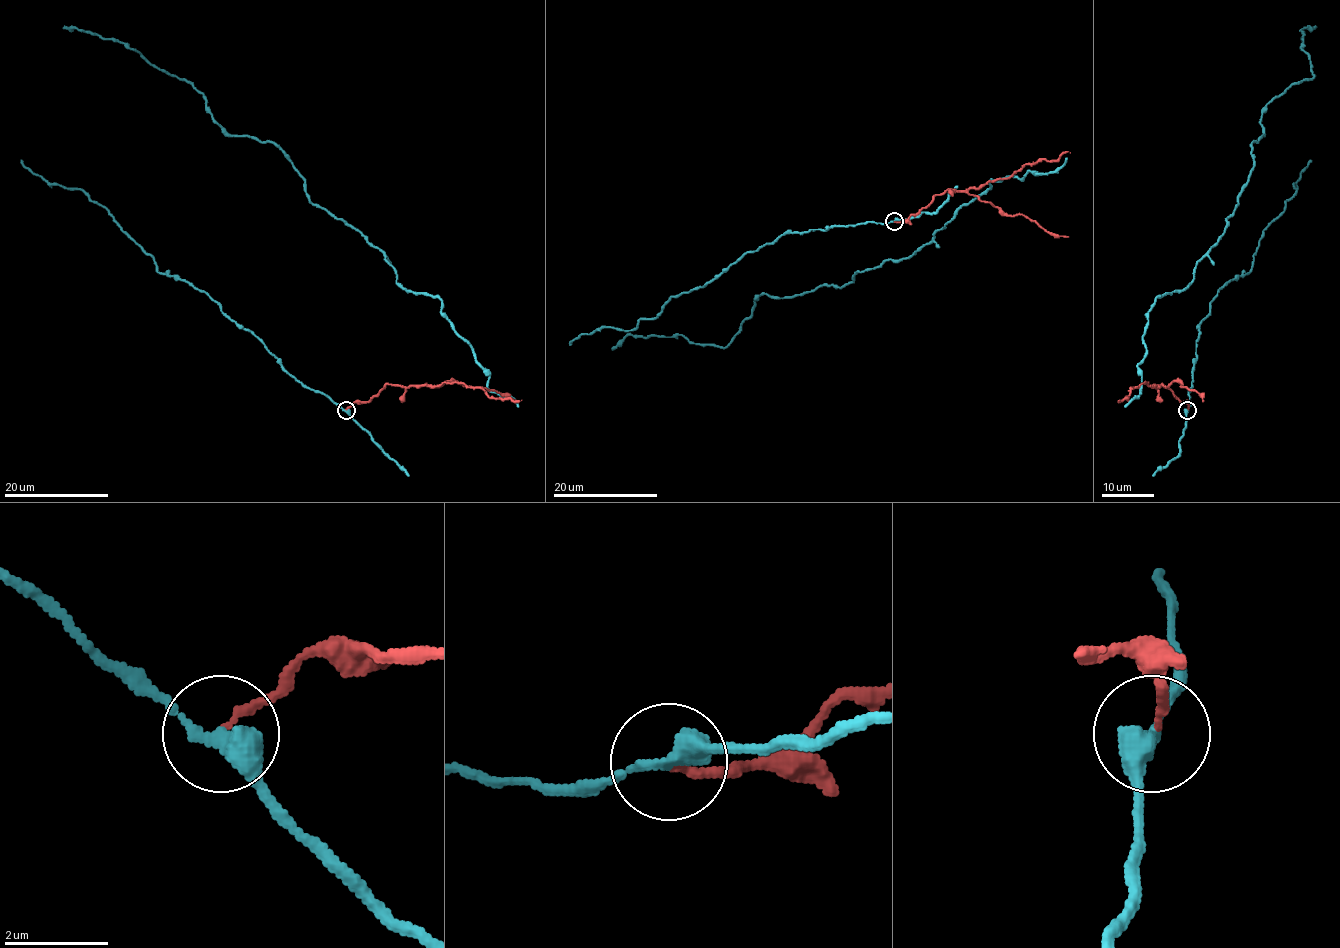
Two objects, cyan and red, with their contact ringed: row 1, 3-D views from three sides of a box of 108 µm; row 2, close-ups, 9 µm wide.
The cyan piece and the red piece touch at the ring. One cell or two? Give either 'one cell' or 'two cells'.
two cells

